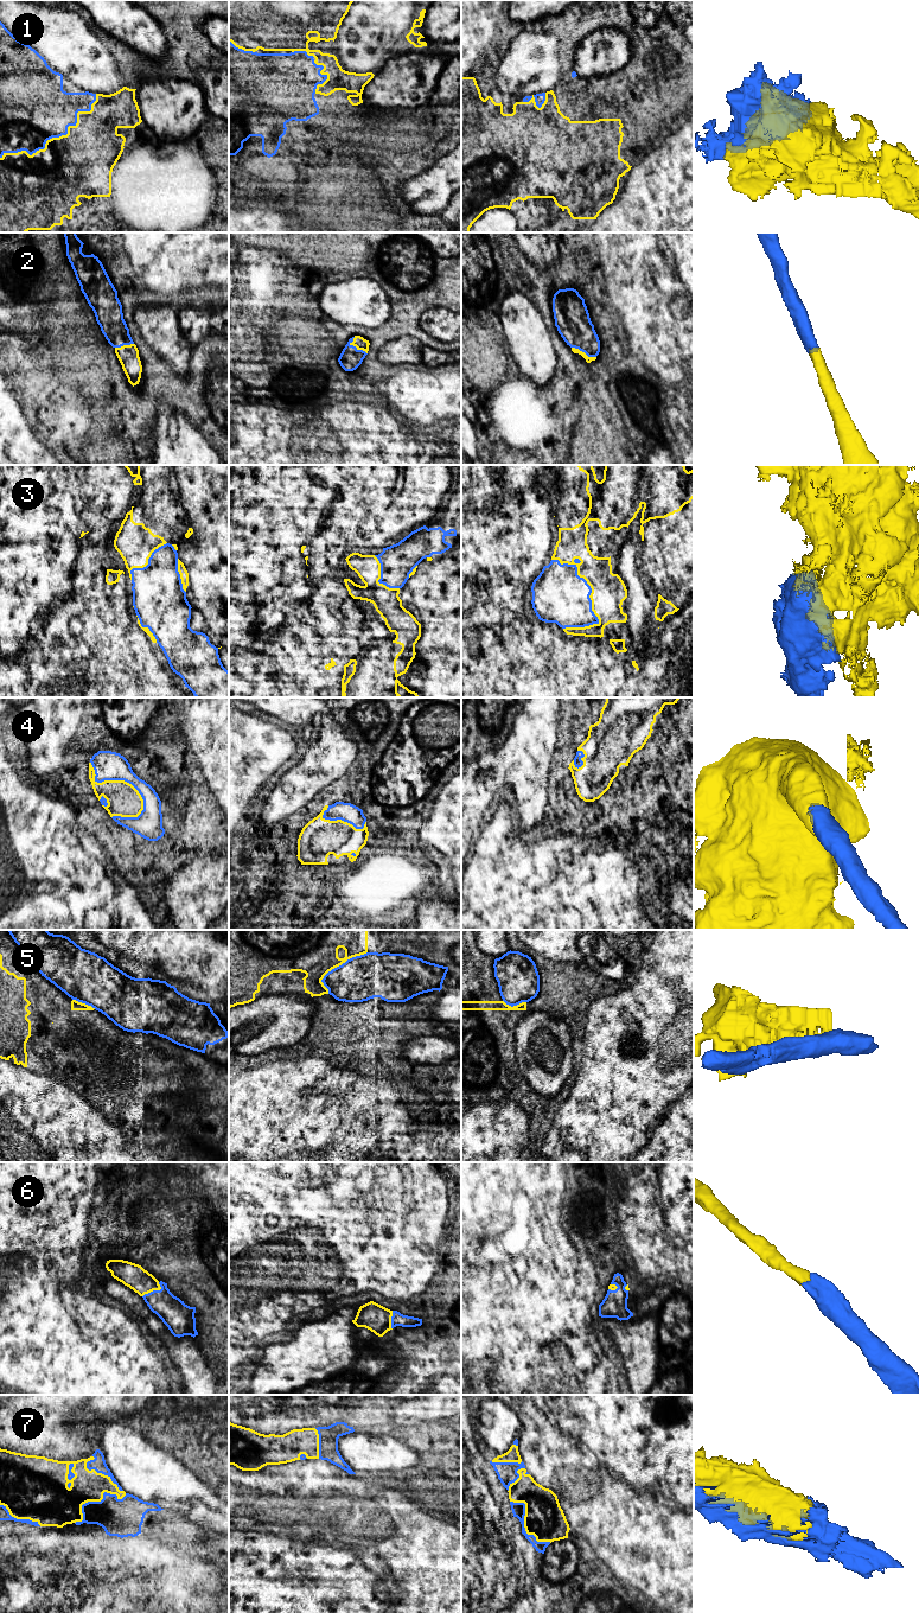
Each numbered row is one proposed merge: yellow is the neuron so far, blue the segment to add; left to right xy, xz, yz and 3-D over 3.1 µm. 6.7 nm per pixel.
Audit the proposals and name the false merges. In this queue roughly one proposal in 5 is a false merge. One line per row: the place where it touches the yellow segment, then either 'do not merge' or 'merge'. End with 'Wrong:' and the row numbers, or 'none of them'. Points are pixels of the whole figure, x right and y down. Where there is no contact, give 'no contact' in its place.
1: contact xy (57, 138); merge
2: contact xz (356, 346); merge
3: contact yz (587, 582); merge
4: contact xy (121, 781); merge
5: contact xz (337, 966); do not merge
6: contact xy (154, 1289); merge
7: contact xy (95, 1500); merge
Wrong: 5

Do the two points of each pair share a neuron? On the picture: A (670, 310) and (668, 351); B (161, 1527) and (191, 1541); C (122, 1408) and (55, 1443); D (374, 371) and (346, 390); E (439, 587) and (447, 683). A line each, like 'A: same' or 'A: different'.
A: same
B: same
C: same
D: same
E: same

